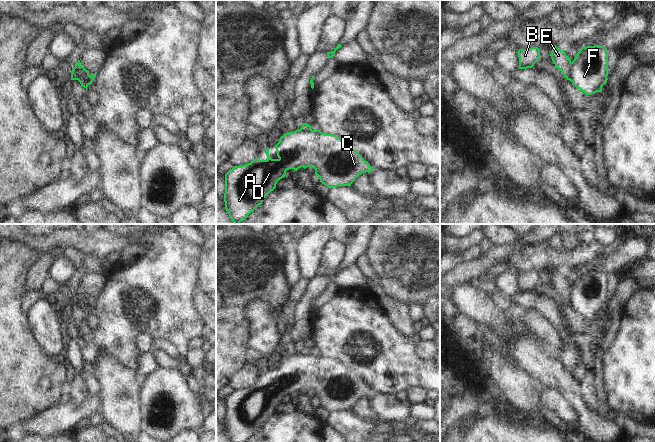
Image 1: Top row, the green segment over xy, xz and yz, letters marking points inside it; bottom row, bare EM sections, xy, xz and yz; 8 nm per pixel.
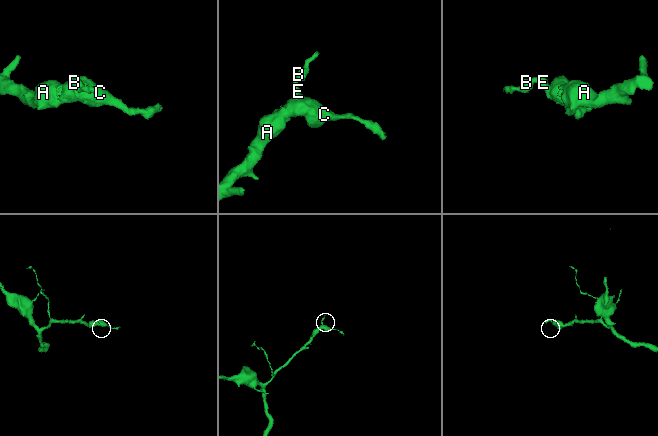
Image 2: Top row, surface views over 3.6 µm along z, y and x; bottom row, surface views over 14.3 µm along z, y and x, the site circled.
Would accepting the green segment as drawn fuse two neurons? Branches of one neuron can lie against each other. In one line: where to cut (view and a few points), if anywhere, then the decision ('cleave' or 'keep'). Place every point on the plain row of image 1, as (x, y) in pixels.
cut in yz along (571, 286), (569, 303); cleave

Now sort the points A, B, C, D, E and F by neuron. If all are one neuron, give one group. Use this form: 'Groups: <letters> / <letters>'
Groups: A C D F / B E

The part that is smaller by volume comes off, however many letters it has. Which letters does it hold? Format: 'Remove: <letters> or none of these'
Remove: B, E

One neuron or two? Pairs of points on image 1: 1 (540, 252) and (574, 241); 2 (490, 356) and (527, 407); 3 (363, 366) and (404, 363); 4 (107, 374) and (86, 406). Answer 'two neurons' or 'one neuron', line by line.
1: two neurons
2: one neuron
3: one neuron
4: two neurons

